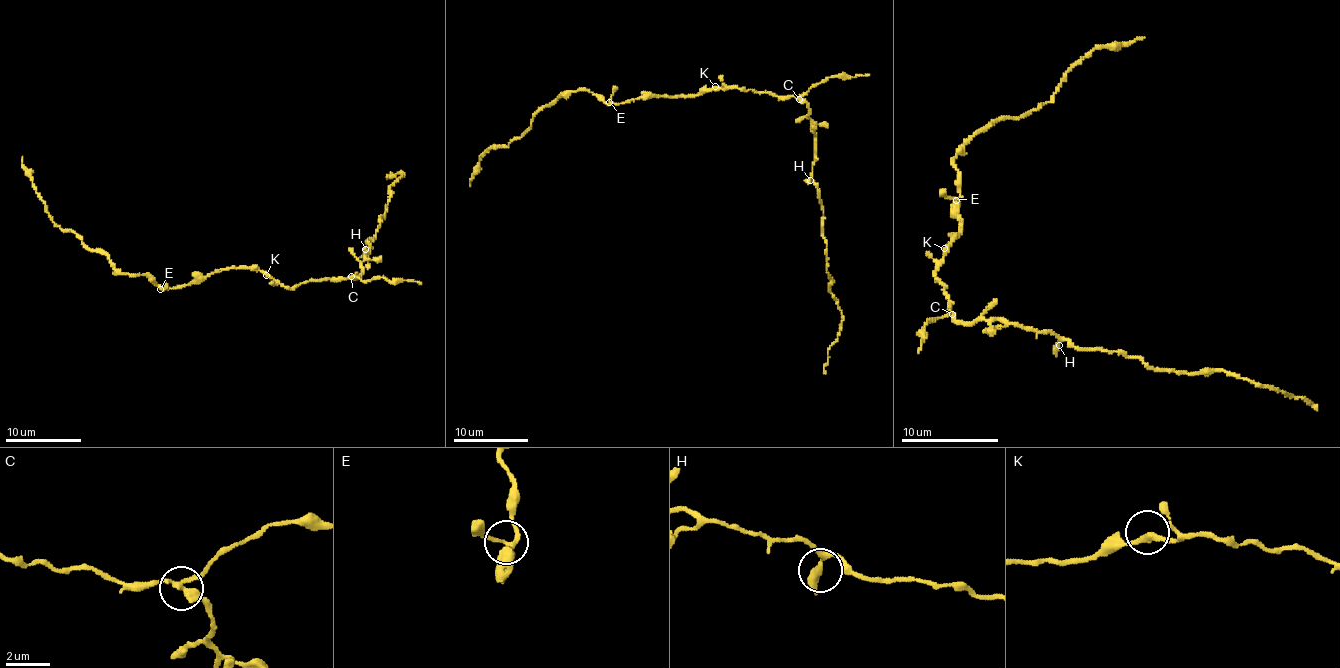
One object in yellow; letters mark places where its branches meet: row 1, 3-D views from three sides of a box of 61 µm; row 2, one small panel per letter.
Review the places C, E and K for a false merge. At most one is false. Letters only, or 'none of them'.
C

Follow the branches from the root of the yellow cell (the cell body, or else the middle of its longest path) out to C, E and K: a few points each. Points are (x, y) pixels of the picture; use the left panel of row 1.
C: (290, 288), (310, 281), (346, 279), (352, 276)
E: (290, 288), (275, 282), (260, 270), (227, 268), (215, 269), (206, 276), (196, 276), (187, 285), (160, 289)
K: (290, 288), (285, 288), (266, 275)

